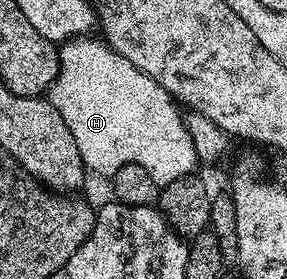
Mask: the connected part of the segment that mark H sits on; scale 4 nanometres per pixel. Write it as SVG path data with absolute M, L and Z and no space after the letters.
M73 38L59 45L60 69L50 89L52 105L58 114L62 114L62 122L70 126L70 134L74 134L74 142L78 142L78 154L82 154L85 169L110 178L122 166L137 164L161 186L193 175L198 167L196 151L182 112L180 116L177 101L166 89L158 86L154 78L138 70L134 62L122 58L122 54L108 47L103 39L92 39Z

